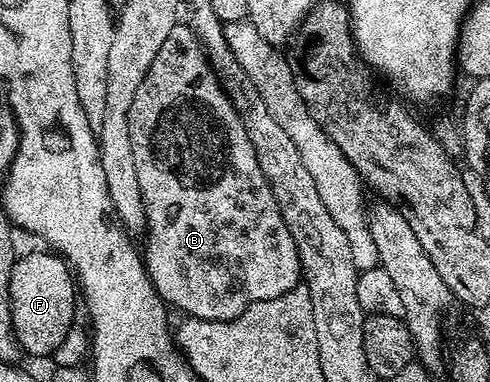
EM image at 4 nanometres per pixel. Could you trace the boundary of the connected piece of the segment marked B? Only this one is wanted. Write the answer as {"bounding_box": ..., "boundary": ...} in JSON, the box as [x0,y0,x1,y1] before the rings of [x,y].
{"bounding_box":[129,23,301,321],"boundary":[[[180,23],[169,31],[169,39],[161,43],[161,51],[157,51],[157,59],[149,67],[145,79],[141,79],[141,87],[133,95],[133,107],[129,107],[129,143],[133,145],[133,163],[137,166],[137,183],[141,183],[141,195],[145,203],[147,216],[147,253],[145,249],[145,264],[151,282],[159,292],[160,297],[168,306],[180,309],[187,317],[201,320],[229,321],[240,316],[250,304],[257,300],[269,300],[282,293],[289,292],[301,281],[301,258],[295,245],[293,235],[285,223],[279,210],[277,199],[257,163],[257,155],[253,151],[253,143],[249,143],[249,135],[243,126],[243,120],[235,112],[223,86],[219,83],[207,54],[202,45],[195,40],[195,33],[190,25]]]}

